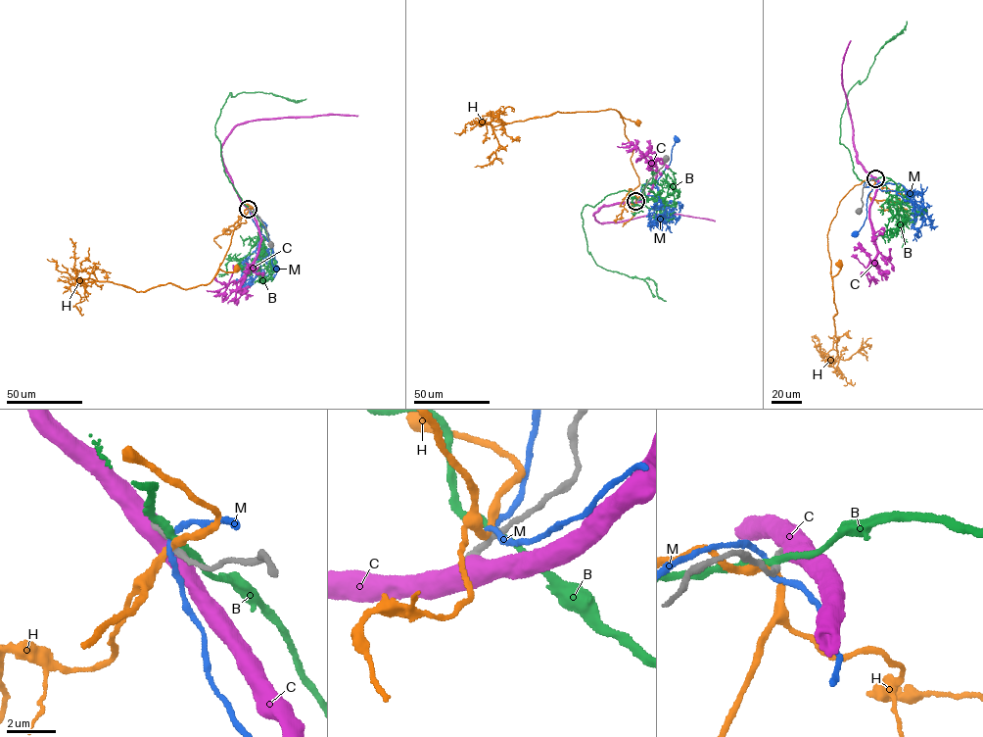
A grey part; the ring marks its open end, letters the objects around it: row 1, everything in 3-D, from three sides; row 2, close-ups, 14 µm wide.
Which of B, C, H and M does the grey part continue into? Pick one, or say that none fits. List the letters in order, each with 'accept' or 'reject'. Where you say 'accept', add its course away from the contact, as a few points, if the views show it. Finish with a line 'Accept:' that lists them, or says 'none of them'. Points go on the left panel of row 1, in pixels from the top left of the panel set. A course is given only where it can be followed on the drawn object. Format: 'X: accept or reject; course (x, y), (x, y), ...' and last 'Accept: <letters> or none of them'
B: reject
C: reject
H: reject
M: reject
Accept: none of them

